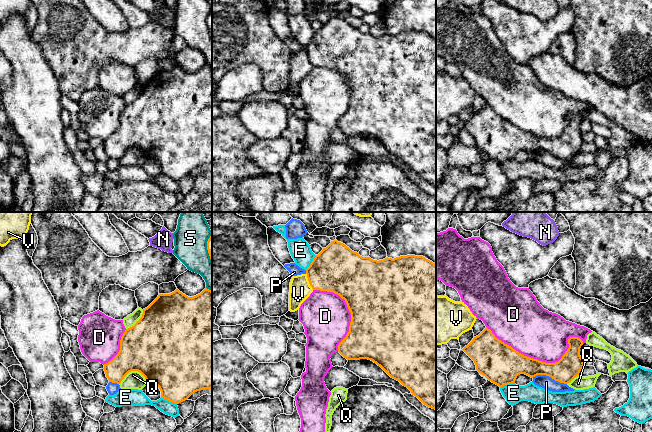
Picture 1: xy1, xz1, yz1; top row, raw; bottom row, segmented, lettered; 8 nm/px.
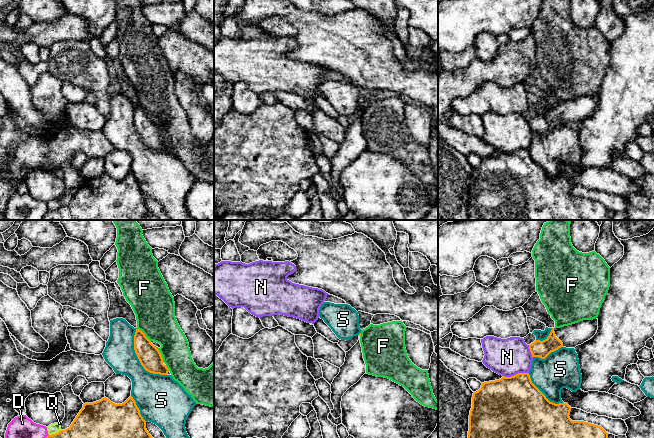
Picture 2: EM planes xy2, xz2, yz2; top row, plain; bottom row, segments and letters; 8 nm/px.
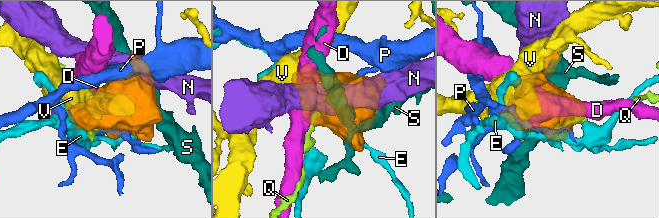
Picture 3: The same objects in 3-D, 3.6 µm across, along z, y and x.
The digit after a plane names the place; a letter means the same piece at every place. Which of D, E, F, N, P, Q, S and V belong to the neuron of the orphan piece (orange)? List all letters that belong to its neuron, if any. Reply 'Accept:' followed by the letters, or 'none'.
Accept: none

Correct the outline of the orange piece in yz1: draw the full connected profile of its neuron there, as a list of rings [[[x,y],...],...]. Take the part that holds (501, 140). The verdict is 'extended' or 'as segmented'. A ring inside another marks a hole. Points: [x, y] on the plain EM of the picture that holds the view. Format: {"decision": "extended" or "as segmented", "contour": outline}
{"decision": "as segmented", "contour": [[[486,103],[462,126],[474,137],[480,150],[501,164],[515,159],[520,150],[531,154],[546,151],[560,159],[570,159],[584,142],[580,132],[583,117],[570,113],[568,120],[568,126],[558,138],[546,139],[524,132],[496,114]]]}

